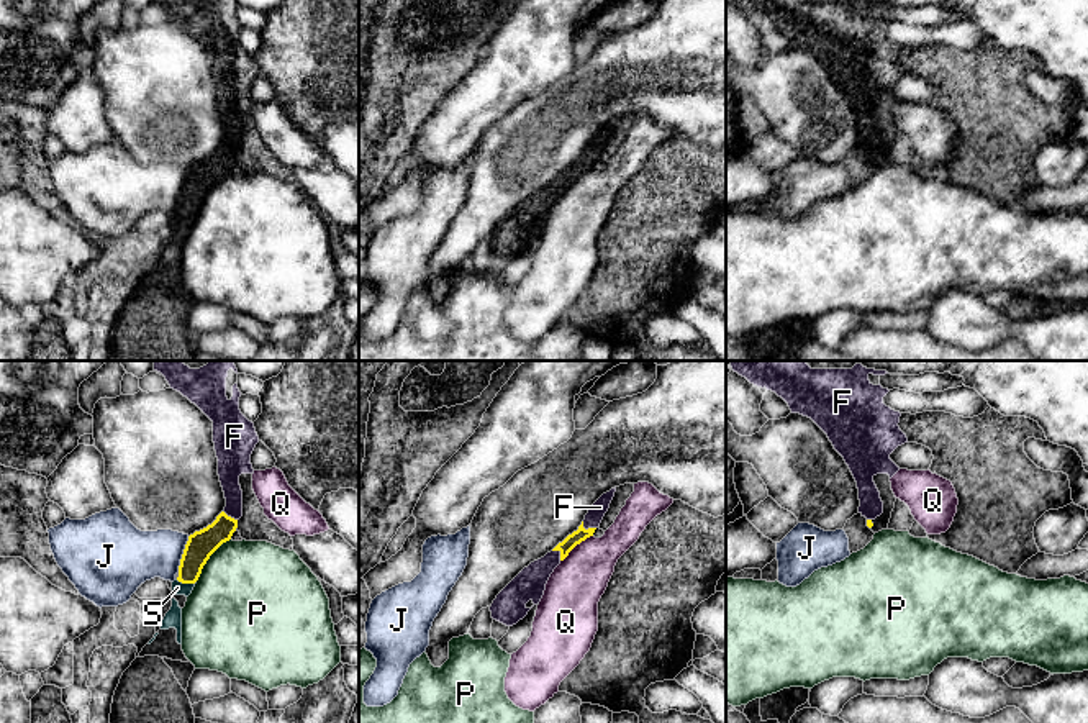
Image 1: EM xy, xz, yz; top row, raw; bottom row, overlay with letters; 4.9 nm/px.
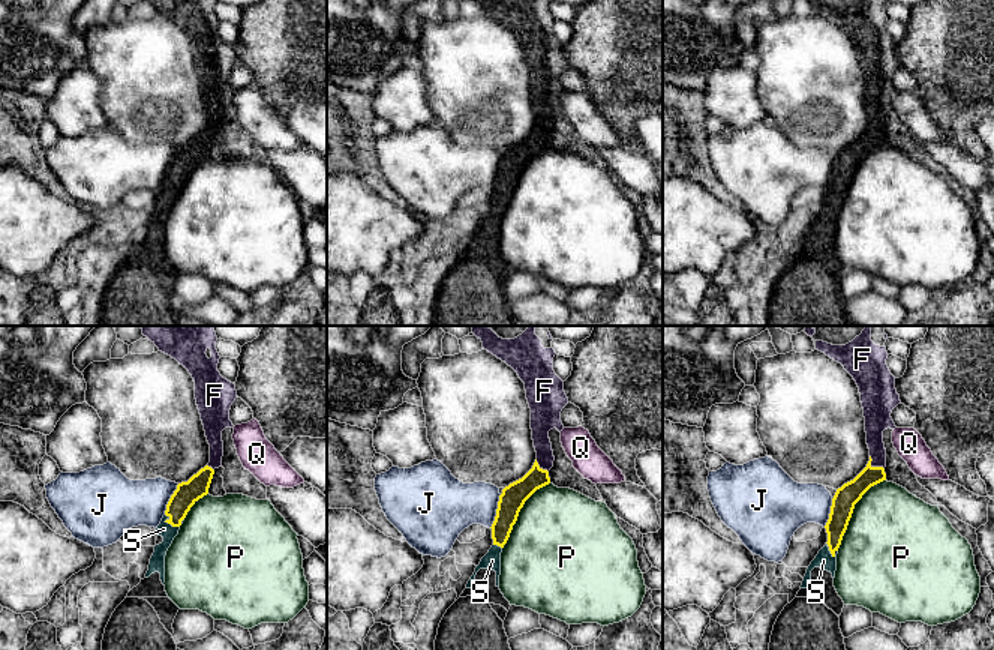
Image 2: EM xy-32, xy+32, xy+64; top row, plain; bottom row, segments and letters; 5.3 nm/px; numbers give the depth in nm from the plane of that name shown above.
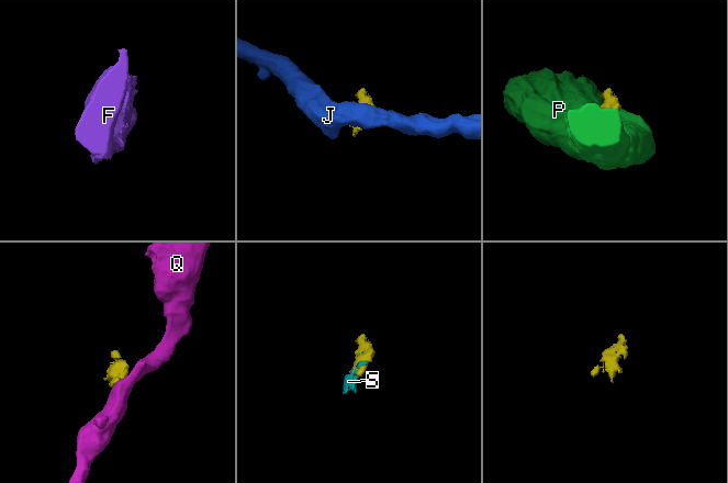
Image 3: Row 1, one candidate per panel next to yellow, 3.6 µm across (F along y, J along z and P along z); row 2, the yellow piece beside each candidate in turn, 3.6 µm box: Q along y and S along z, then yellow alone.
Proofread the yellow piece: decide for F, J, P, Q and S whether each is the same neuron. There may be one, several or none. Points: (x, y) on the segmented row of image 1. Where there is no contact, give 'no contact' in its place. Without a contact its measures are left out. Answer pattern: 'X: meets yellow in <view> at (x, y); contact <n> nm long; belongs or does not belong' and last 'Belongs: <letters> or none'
F: meets yellow in xz at (589, 528); contact 80 nm long; belongs
J: meets yellow in xy at (182, 554); contact 190 nm long; does not belong
P: meets yellow in xy at (208, 558); contact 280 nm long; does not belong
Q: meets yellow in xz at (575, 545); contact 200 nm long; does not belong
S: meets yellow in xy at (185, 582); contact 110 nm long; belongs
Belongs: F, S

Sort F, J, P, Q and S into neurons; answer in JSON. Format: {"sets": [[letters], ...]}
{"sets": [["F", "S"], ["J"], ["P"], ["Q"]]}

